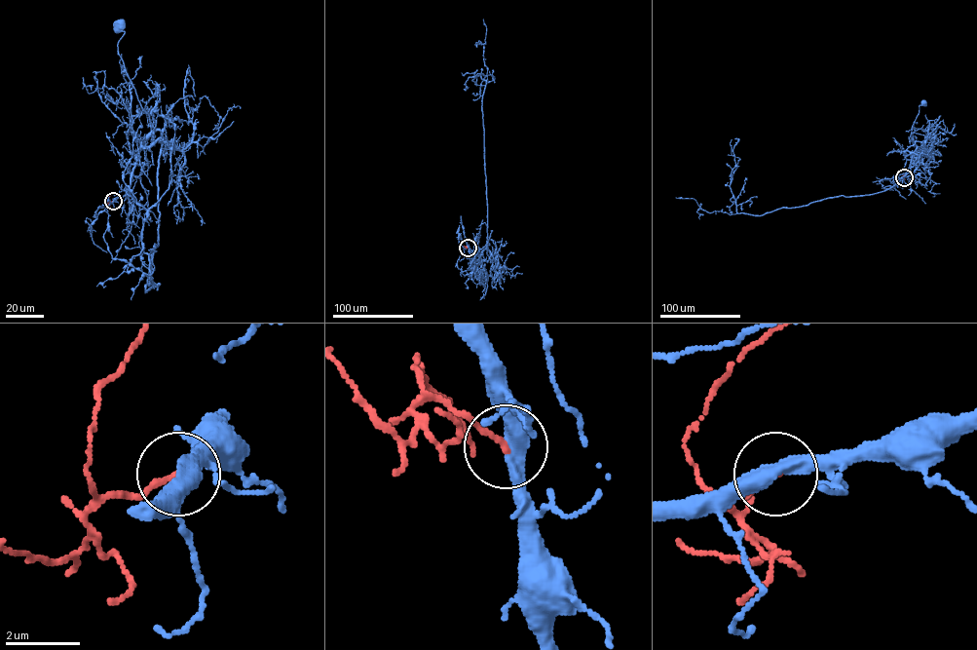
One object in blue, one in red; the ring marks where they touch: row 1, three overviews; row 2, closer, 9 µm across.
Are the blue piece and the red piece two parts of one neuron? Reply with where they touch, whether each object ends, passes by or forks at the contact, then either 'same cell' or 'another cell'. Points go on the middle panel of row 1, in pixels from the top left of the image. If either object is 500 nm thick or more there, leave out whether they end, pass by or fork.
at (468, 248); blue passes by; red ends there; same cell

